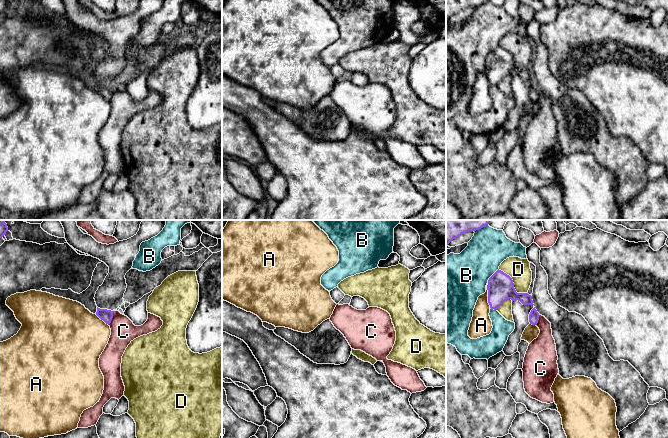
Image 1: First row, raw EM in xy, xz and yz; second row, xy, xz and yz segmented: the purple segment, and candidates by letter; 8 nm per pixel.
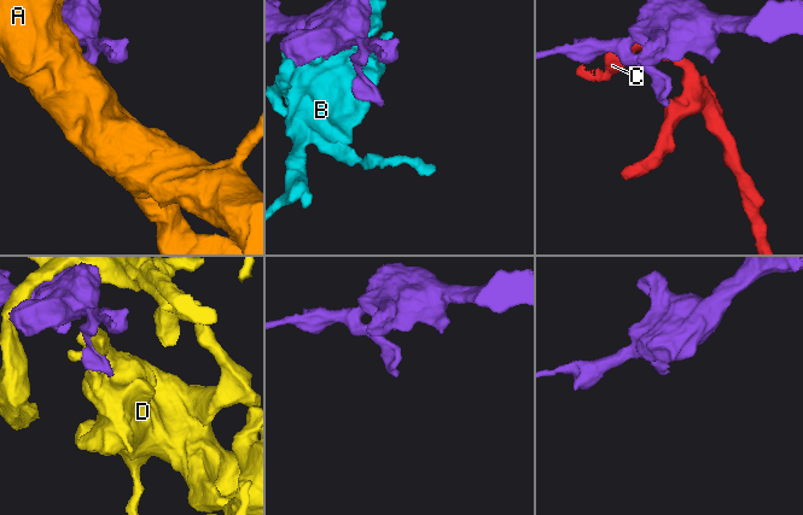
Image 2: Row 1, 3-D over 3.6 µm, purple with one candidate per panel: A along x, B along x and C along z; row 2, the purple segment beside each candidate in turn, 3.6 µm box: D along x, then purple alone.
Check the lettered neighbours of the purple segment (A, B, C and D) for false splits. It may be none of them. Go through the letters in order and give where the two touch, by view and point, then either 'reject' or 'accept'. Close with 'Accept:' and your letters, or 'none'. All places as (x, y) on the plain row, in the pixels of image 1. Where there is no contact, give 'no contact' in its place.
A: yz (488, 71) | reject
B: yz (492, 51) | reject
C: xy (112, 93) | reject
D: yz (513, 60) | reject
Accept: none

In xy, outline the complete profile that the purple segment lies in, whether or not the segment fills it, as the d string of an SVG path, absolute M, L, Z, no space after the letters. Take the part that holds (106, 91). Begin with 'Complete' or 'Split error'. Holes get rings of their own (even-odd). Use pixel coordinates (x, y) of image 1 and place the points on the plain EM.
Complete. M97 83L97 88L96 91L103 96L106 100L110 100L111 96L113 94L113 88L111 86L107 86L107 85L100 85Z

